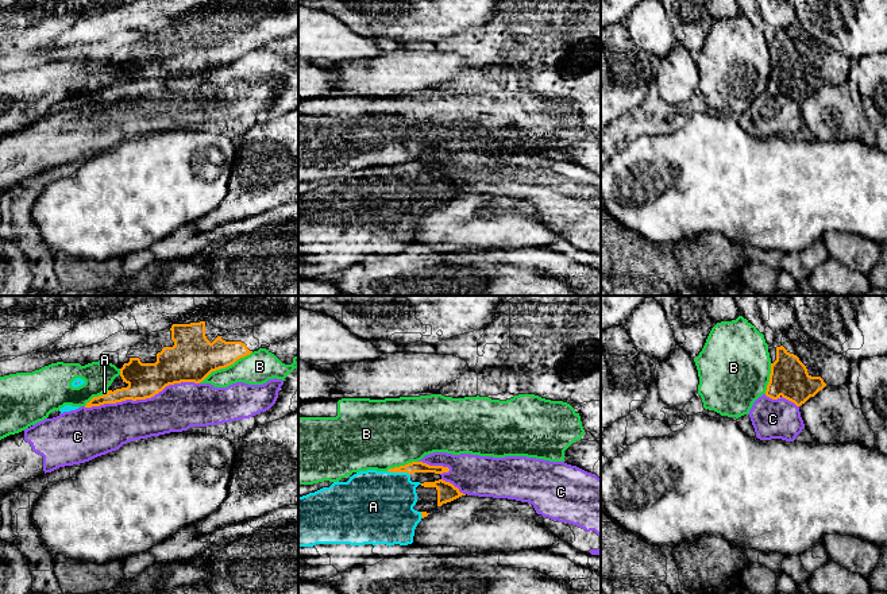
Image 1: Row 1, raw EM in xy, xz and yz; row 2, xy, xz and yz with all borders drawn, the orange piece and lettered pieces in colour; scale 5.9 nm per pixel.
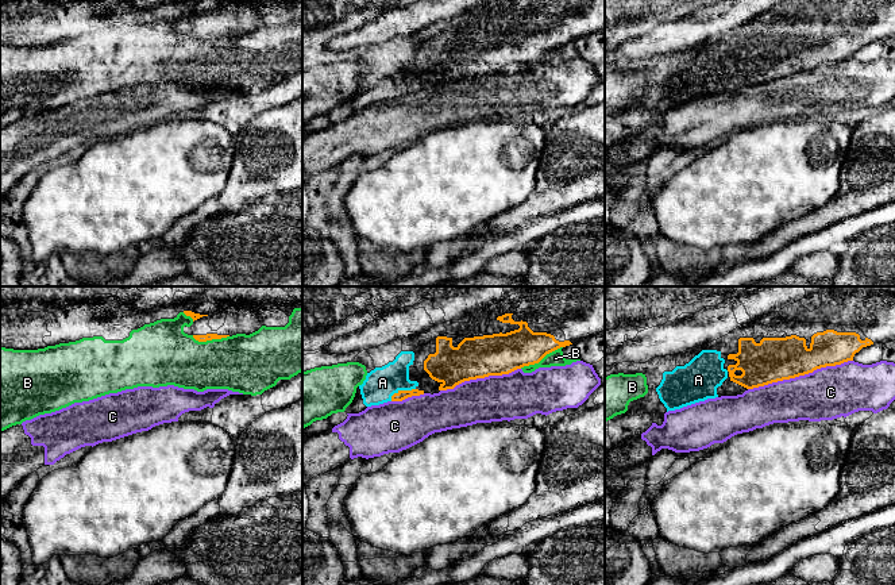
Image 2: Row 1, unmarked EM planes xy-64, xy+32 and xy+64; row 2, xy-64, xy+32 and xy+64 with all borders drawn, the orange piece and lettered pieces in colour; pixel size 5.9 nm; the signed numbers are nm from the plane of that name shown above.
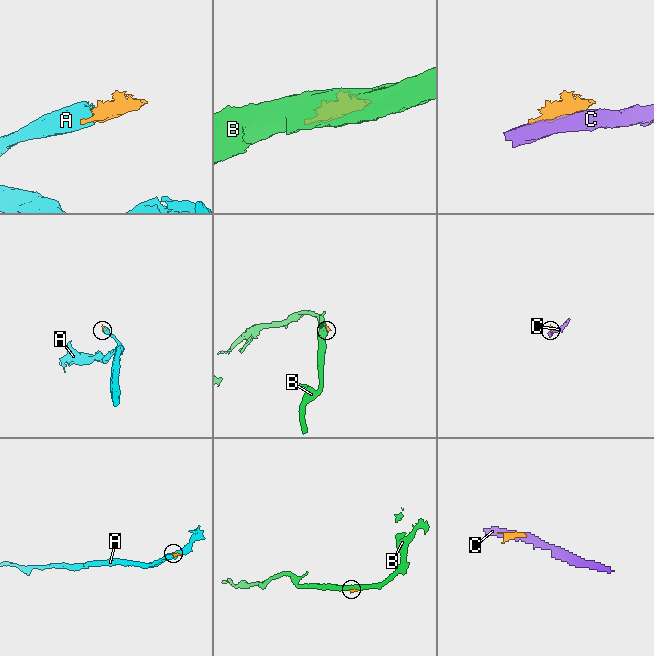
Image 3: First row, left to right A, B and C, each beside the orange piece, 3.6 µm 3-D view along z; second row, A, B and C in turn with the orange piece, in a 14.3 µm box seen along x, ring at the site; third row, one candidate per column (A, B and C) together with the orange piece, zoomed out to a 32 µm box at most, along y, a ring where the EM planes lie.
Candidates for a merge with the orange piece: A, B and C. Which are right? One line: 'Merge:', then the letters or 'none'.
Merge: A

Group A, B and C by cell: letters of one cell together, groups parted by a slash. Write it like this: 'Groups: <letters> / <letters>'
Groups: A / B / C

